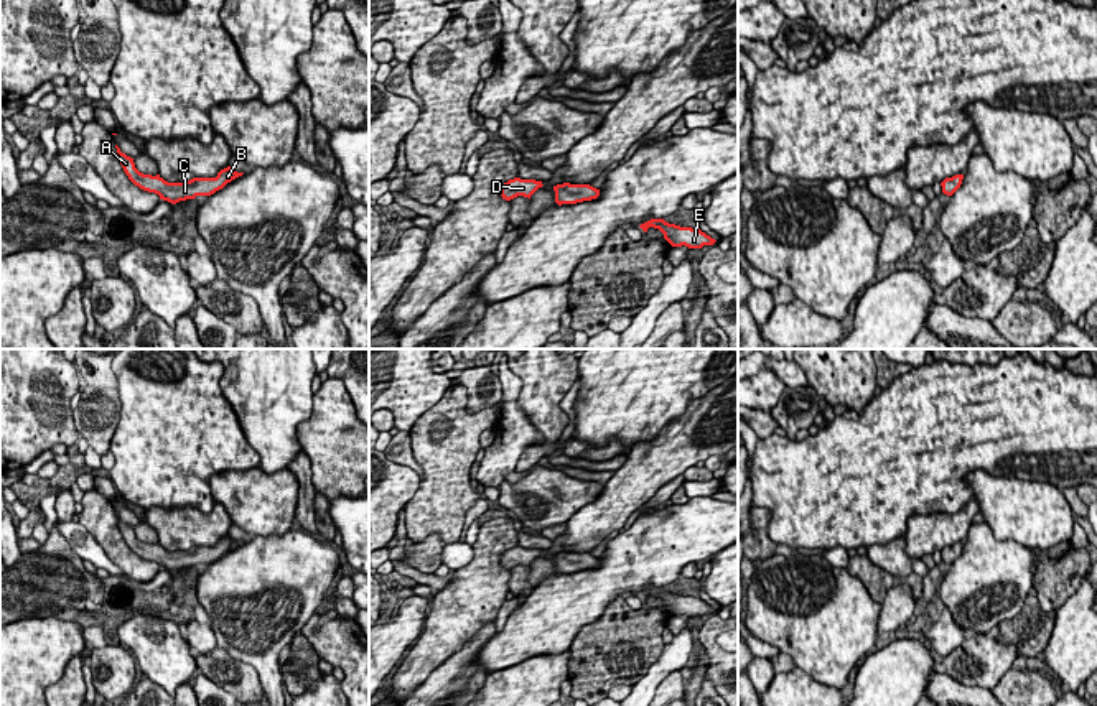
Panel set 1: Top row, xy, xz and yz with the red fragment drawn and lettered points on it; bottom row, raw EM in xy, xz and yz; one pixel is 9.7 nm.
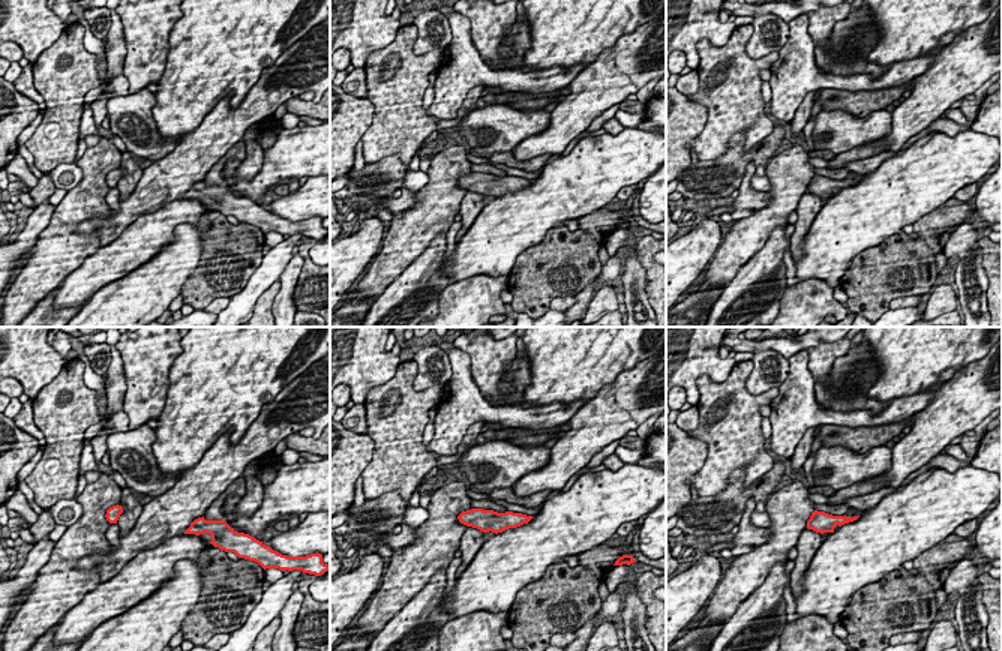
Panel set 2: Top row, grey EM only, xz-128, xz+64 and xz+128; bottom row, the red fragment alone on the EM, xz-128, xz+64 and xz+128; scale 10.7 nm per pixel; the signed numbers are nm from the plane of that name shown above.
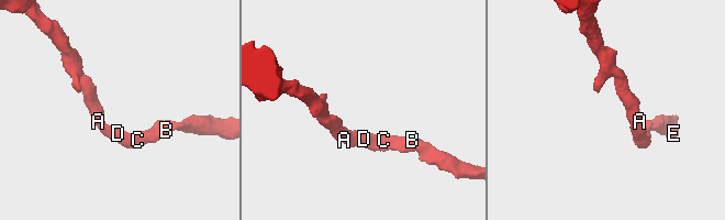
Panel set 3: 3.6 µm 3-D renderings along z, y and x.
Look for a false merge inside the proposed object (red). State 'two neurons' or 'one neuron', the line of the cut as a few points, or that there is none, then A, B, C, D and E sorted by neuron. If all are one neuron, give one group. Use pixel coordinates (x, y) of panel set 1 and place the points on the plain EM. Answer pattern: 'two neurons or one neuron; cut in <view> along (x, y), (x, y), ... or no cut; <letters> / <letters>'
one neuron; no cut; A B C D E

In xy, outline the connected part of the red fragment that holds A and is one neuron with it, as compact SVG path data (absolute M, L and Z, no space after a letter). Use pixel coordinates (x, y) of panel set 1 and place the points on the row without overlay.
M117 517L120 533L128 548L143 560L155 561L160 568L176 573L180 569L194 568L196 564L211 564L222 558L232 548L244 541L232 540L231 535L221 538L216 546L193 546L184 551L168 551L160 543L143 543L135 536L133 527Z

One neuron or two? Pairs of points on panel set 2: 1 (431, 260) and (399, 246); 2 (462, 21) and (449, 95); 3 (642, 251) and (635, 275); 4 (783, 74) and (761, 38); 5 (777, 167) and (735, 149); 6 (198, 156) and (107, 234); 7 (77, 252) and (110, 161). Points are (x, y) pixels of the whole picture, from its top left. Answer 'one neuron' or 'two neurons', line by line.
1: two neurons
2: one neuron
3: two neurons
4: two neurons
5: two neurons
6: one neuron
7: one neuron

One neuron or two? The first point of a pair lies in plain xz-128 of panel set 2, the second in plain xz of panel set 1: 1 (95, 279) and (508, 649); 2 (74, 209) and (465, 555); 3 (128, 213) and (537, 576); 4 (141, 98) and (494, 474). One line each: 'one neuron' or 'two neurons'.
1: one neuron
2: two neurons
3: one neuron
4: two neurons

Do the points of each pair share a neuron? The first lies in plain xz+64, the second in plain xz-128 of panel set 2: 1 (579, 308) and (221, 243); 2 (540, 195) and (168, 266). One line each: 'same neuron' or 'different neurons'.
1: different neurons
2: different neurons

